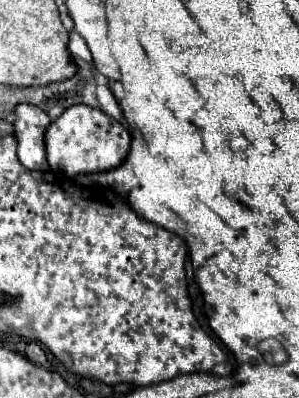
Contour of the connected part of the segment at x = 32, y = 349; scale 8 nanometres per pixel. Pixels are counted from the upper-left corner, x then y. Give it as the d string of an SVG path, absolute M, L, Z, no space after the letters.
M28 343L24 353L26 353L26 357L28 357L32 363L36 363L36 365L46 365L46 353L42 351L42 347L40 347L38 343Z

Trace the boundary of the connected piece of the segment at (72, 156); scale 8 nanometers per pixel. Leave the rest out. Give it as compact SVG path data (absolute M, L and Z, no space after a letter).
M72 105L48 125L44 143L50 167L66 177L76 177L82 173L102 173L118 167L128 155L130 135L122 123L104 115L100 109L92 109L88 105Z

